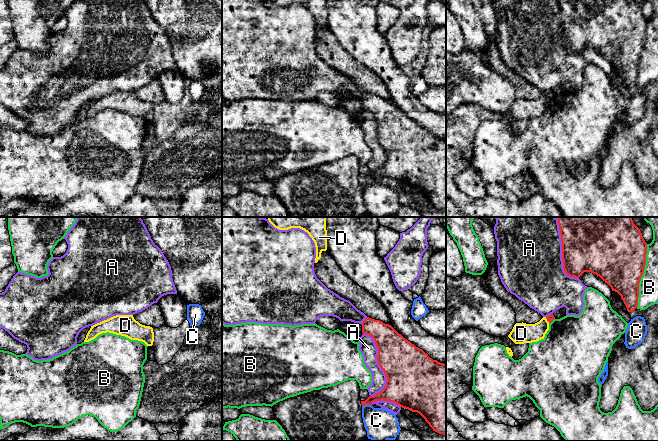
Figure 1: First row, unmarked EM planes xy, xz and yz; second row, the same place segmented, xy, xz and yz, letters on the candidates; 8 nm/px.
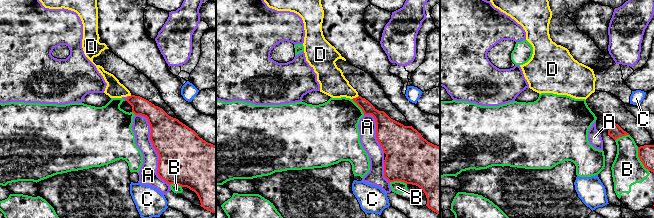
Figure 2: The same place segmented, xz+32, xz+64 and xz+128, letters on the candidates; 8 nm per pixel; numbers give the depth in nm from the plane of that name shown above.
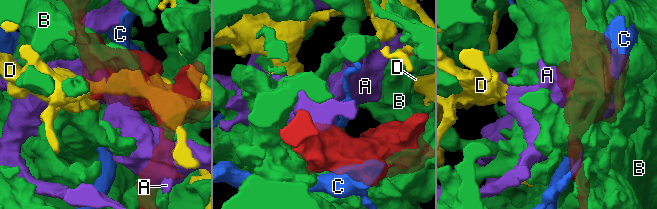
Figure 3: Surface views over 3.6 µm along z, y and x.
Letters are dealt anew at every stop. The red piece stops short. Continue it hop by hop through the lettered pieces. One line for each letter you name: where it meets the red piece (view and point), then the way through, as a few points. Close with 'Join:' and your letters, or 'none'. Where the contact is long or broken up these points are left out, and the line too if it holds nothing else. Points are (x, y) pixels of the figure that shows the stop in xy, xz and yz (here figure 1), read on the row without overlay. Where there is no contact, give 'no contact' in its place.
Join: none

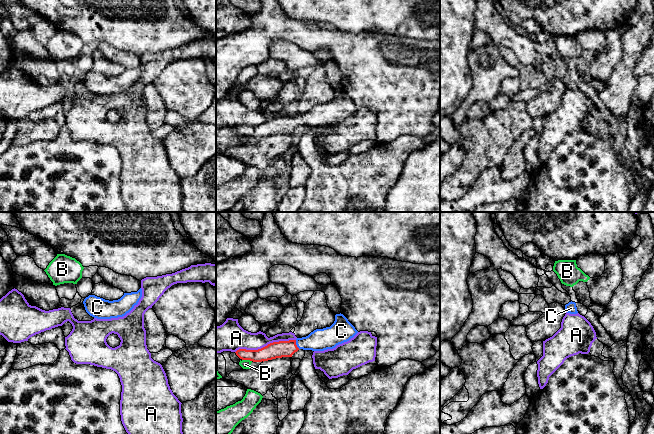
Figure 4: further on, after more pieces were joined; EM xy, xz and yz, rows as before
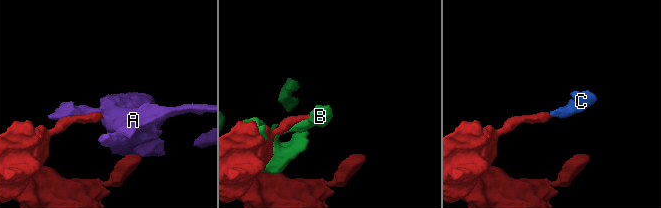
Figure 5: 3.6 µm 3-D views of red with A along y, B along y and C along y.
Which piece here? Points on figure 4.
C: contact xz (295, 120); way xz (280, 125), (286, 125), (295, 120), (308, 119), (320, 115)
Join: C

